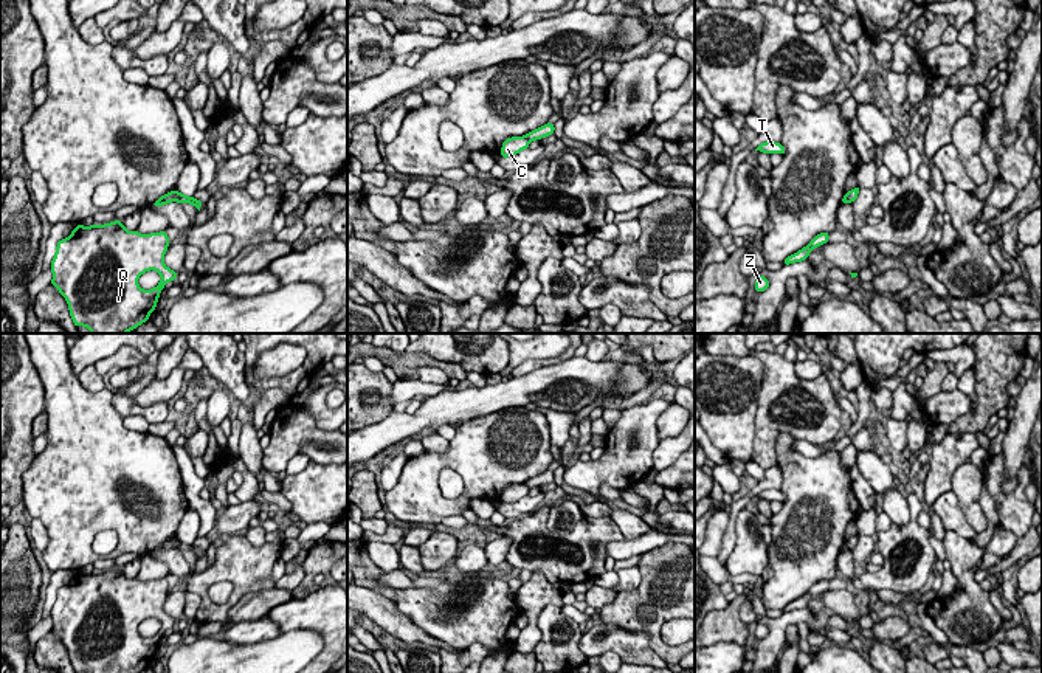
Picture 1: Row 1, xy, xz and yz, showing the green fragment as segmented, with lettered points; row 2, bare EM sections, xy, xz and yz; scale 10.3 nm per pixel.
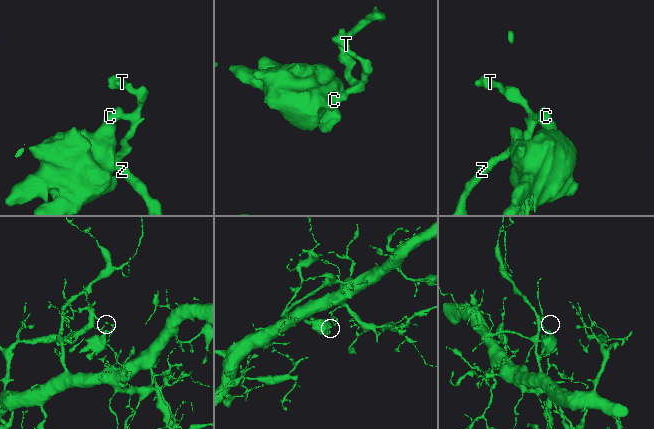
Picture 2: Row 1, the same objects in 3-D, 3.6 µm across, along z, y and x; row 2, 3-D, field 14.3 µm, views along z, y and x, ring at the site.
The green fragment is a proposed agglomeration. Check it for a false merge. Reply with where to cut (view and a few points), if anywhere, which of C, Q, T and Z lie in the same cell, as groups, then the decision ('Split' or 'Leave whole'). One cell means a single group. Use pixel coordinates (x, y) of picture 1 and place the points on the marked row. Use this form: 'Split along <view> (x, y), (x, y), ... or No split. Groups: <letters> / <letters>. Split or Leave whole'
Split along xy (182, 194), (177, 200). Groups: C Q / T Z. Split

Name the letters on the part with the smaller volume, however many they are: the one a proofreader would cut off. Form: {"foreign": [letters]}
{"foreign": ["C", "Q"]}

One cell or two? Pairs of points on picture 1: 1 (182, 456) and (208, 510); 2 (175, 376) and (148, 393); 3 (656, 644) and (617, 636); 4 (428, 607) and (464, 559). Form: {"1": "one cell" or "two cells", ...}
{"1": "one cell", "2": "one cell", "3": "two cells", "4": "two cells"}

